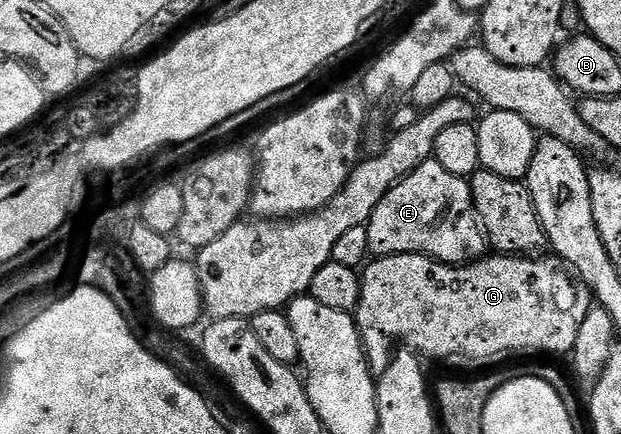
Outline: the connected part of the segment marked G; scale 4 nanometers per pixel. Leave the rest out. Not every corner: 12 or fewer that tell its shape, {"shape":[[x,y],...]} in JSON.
{"shape":[[383,255],[352,314],[371,373],[573,352],[557,258]]}

